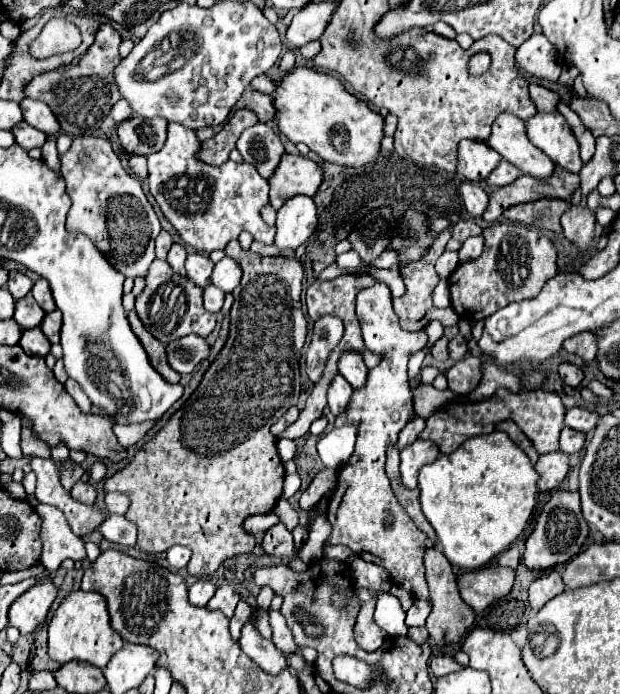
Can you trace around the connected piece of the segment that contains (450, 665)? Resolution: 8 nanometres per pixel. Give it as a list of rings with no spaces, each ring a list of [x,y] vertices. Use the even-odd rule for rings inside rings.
[[[440,654],[440,656],[434,656],[432,660],[430,660],[430,670],[434,672],[434,676],[444,676],[444,674],[450,674],[450,672],[456,672],[456,670],[460,670],[462,666],[454,660],[454,658],[450,658],[450,656],[444,656],[444,654]]]

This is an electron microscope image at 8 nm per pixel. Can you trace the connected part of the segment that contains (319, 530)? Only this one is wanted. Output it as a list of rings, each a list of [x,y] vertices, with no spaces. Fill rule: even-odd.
[[[318,516],[318,518],[310,520],[310,524],[308,524],[308,544],[306,544],[306,548],[300,550],[302,562],[306,562],[306,564],[314,562],[314,554],[320,556],[322,544],[328,536],[330,536],[330,522],[326,520],[326,516]]]

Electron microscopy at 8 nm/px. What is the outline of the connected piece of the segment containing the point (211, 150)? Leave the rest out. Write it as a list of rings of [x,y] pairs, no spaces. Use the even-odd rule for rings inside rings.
[[[236,110],[232,114],[232,118],[220,128],[220,132],[214,138],[202,142],[198,158],[212,166],[224,164],[228,160],[230,152],[236,148],[236,140],[244,132],[244,128],[250,128],[250,124],[256,124],[256,122],[258,122],[258,118],[254,116],[254,112]]]

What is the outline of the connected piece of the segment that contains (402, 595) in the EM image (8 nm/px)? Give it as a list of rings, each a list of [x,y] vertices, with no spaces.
[[[394,584],[394,586],[390,588],[390,592],[400,600],[400,604],[402,604],[404,610],[408,610],[408,608],[414,604],[414,596],[412,596],[406,588],[400,588],[398,584]]]

